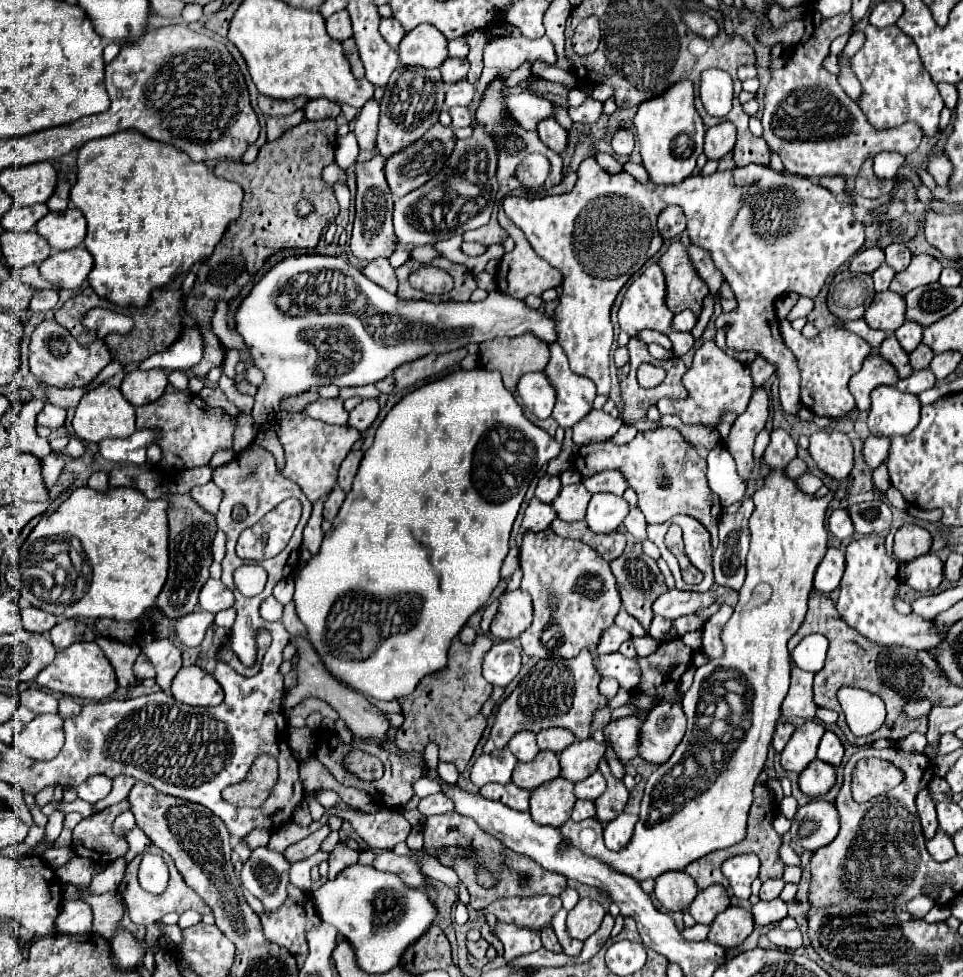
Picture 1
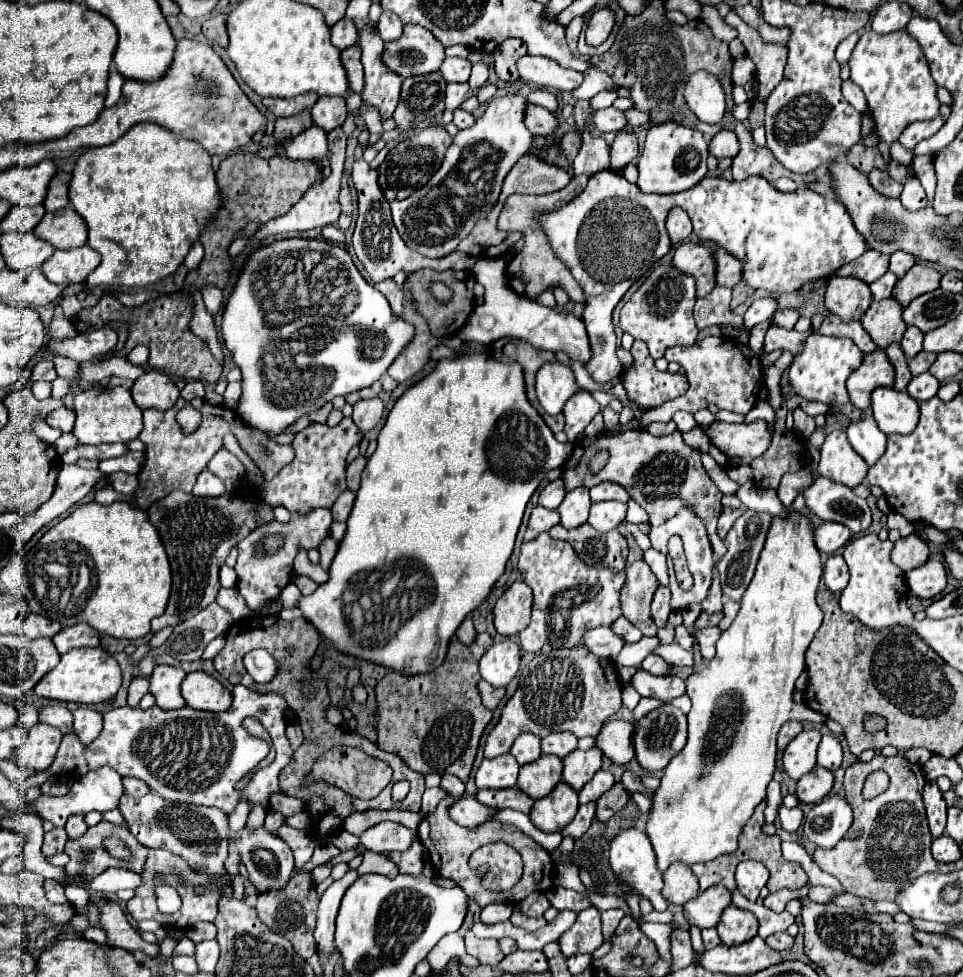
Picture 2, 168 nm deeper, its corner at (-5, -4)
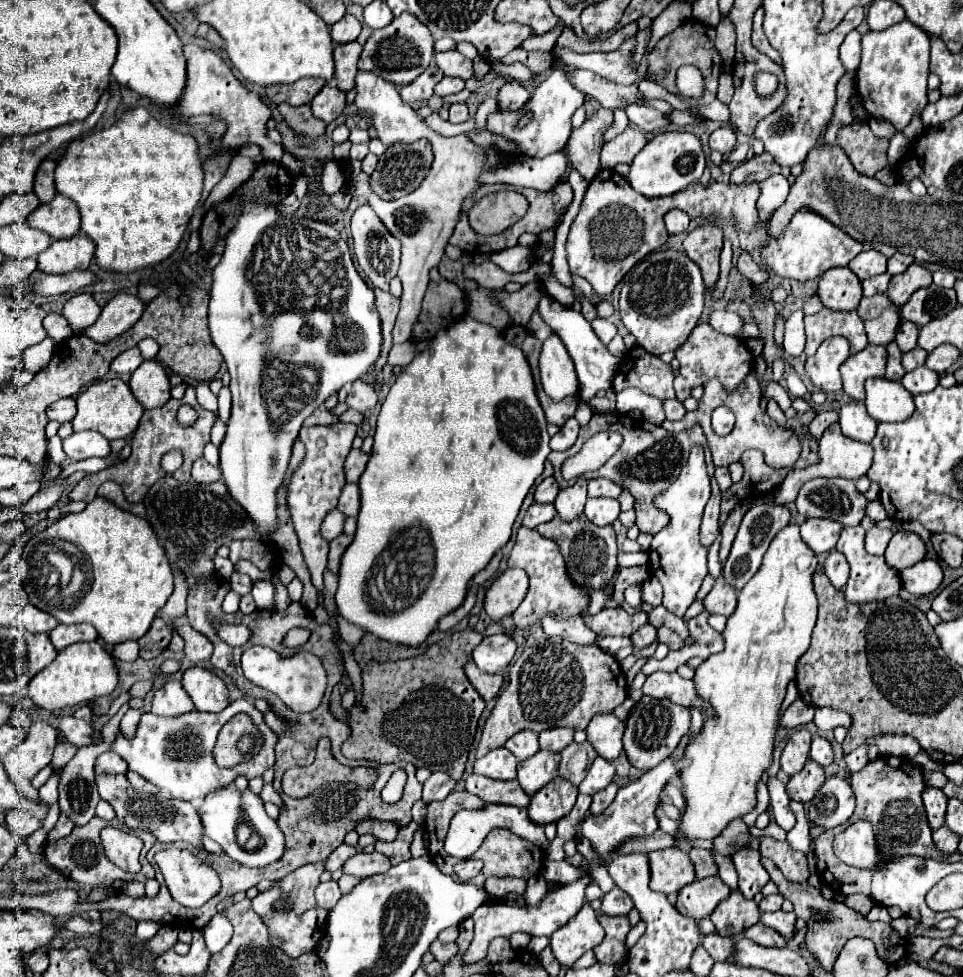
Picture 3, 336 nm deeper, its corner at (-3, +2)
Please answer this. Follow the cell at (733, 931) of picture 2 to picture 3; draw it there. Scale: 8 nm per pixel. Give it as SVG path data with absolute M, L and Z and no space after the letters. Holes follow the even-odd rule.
M732 890L732 894L710 914L710 920L720 936L738 936L760 920L760 910L756 902L744 898L740 890Z

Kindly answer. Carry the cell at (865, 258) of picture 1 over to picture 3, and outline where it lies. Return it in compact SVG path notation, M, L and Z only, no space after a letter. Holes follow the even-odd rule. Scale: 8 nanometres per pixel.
M866 250L862 254L858 254L850 264L848 268L860 278L870 278L870 276L878 276L878 274L884 274L886 272L886 256L876 252L876 250Z

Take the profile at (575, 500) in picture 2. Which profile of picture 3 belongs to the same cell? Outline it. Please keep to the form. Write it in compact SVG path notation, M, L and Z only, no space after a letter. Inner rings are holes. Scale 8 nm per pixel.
M578 478L574 486L560 490L554 500L558 516L564 522L570 522L576 516L580 516L584 512L584 504L586 504L586 480L584 478Z

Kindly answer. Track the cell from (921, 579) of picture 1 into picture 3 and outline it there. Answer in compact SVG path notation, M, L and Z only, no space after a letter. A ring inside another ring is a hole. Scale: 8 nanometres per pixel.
M924 558L918 564L900 572L902 588L906 588L914 596L926 596L934 592L942 582L942 568L936 560Z

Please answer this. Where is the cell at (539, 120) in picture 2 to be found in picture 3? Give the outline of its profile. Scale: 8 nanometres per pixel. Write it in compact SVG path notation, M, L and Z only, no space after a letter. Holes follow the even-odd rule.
M506 82L498 90L498 96L496 96L500 110L520 110L528 98L530 98L530 94L526 92L526 88L520 82Z

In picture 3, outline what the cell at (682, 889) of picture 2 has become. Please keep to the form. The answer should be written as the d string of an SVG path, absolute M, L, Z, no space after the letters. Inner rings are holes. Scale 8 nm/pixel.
M666 848L648 854L650 862L650 888L662 894L674 894L682 886L696 880L688 854L680 848Z

